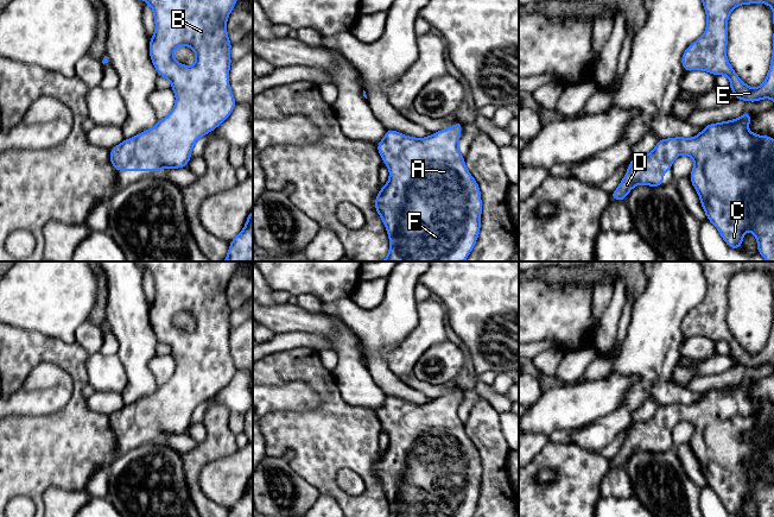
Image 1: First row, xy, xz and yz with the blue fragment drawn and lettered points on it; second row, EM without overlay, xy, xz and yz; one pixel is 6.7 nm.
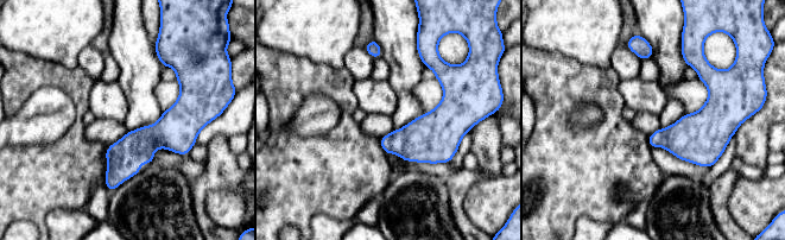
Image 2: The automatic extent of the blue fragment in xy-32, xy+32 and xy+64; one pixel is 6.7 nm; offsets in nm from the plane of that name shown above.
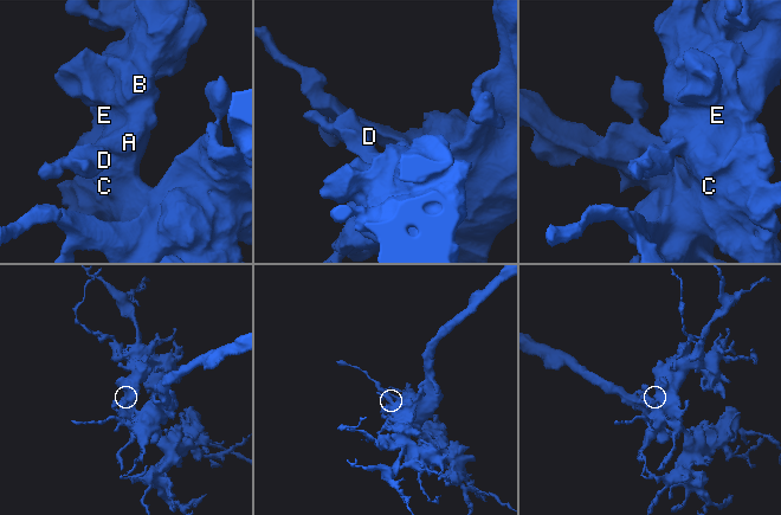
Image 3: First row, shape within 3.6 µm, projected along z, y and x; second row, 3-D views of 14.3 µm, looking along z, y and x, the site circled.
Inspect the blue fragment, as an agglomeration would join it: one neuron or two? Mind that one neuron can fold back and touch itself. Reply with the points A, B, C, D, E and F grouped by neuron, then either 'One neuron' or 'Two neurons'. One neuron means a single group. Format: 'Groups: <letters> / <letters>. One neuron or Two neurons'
Groups: A B C D E F. One neuron

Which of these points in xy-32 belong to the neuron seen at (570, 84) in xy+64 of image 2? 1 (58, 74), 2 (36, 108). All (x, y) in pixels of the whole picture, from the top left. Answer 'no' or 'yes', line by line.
1: yes
2: no

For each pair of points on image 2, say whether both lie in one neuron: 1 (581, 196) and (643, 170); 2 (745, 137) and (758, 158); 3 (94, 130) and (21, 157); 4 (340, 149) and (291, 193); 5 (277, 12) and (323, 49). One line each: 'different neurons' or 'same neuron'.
1: same neuron
2: same neuron
3: different neurons
4: same neuron
5: same neuron

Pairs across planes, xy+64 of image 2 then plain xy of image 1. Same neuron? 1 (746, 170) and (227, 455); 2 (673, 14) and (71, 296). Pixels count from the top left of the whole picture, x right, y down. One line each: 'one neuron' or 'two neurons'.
1: two neurons
2: two neurons

